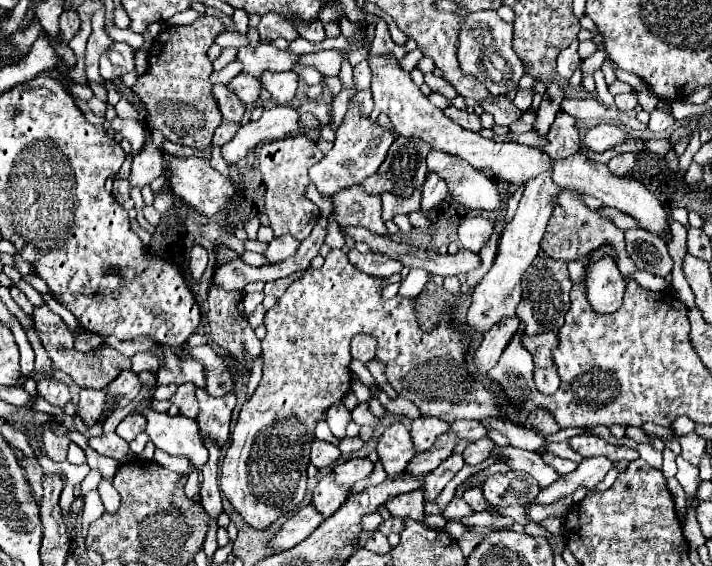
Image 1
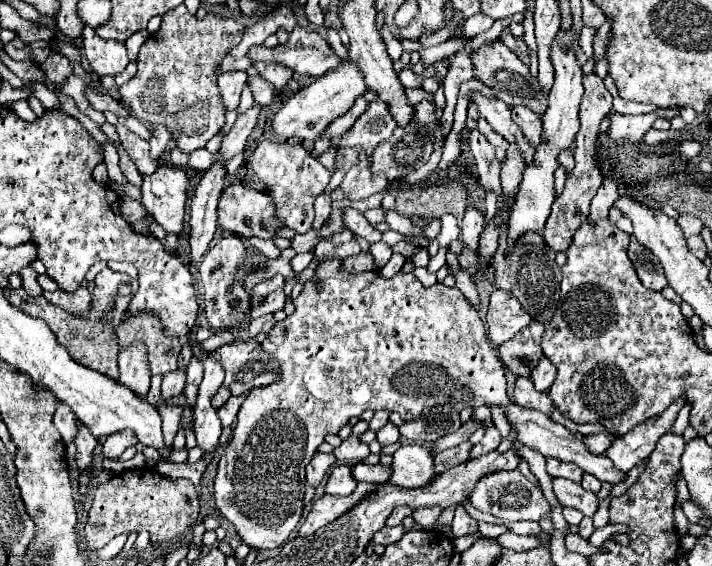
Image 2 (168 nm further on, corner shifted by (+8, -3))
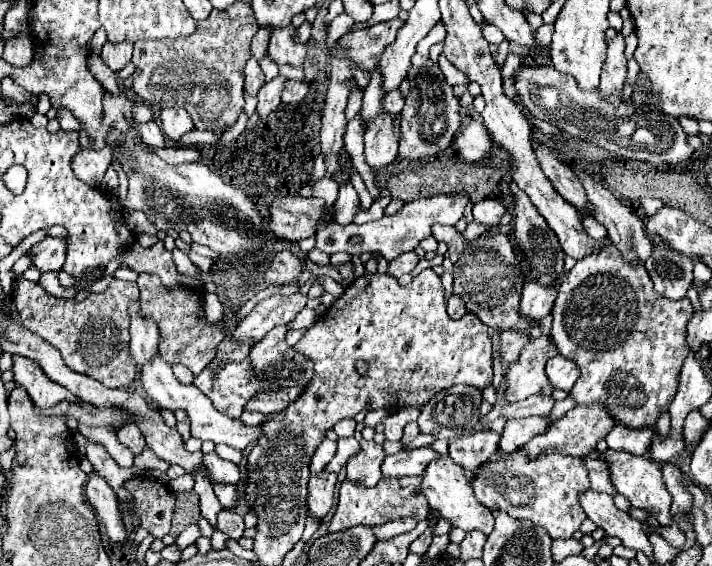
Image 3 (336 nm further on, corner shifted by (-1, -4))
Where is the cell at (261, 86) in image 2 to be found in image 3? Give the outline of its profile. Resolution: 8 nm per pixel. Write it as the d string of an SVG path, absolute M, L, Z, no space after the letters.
M286 81L282 89L282 103L300 103L308 93L308 85L302 81Z

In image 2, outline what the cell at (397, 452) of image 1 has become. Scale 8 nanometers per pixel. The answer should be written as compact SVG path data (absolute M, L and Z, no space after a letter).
M423 444L401 446L393 454L391 468L393 474L389 482L401 488L421 488L437 476L433 466L433 452Z

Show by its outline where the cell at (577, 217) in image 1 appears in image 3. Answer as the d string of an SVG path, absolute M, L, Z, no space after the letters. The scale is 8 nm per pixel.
M618 33L612 41L608 41L606 61L602 65L600 75L600 87L598 91L602 95L620 93L626 79L626 57L624 57L624 37Z

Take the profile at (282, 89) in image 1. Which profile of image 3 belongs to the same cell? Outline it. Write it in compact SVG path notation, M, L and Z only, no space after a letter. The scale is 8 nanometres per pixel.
M276 29L272 31L270 45L268 45L268 55L270 59L280 67L280 65L292 65L292 67L302 67L304 57L306 57L306 45L292 43L294 29Z

